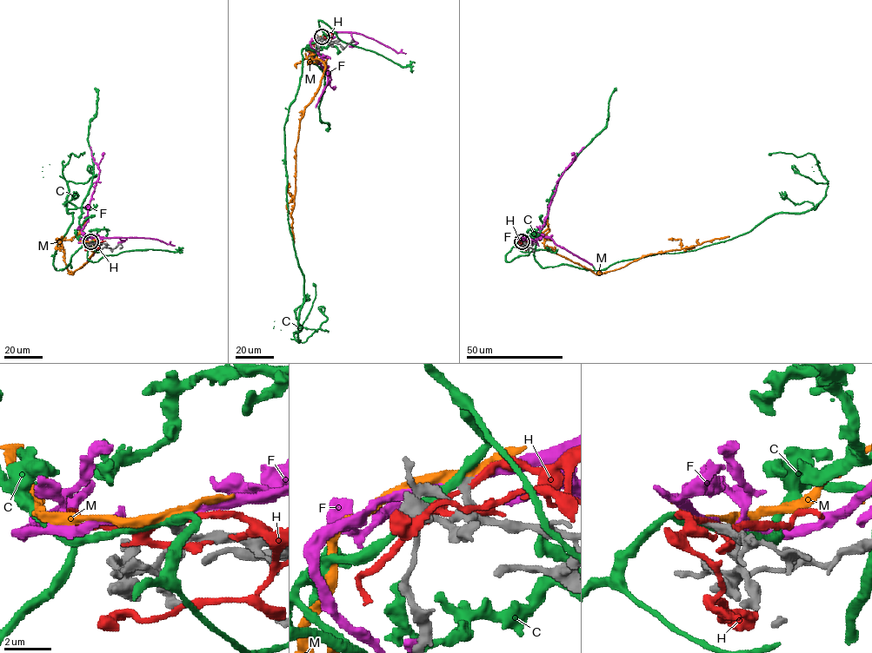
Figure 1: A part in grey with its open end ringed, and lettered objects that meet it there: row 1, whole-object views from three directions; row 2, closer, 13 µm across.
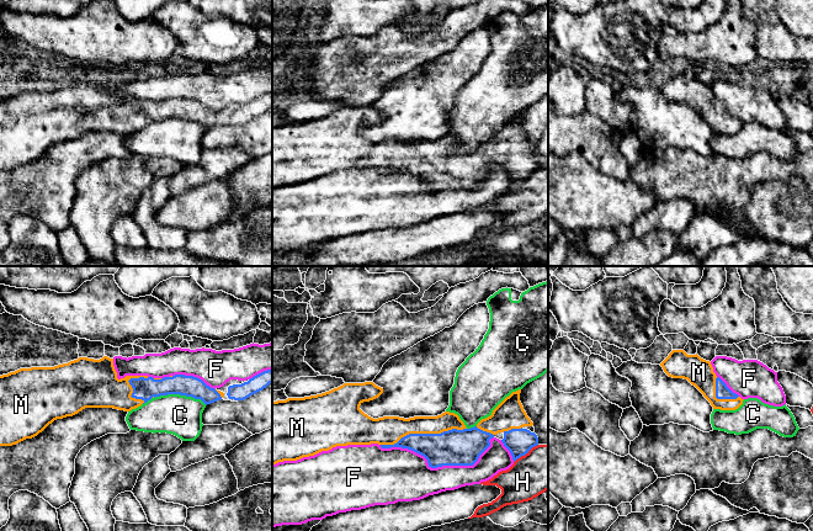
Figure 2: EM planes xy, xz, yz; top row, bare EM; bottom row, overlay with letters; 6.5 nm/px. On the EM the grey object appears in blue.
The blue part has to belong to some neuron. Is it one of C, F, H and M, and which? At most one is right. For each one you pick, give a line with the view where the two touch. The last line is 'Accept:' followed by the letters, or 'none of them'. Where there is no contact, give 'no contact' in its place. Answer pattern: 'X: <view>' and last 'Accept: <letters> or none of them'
M: xz
Accept: M

